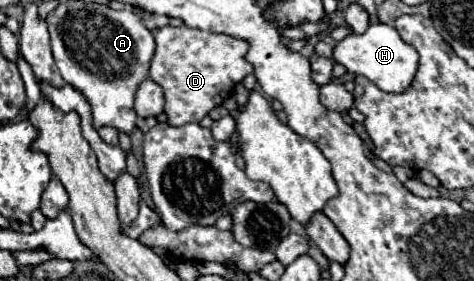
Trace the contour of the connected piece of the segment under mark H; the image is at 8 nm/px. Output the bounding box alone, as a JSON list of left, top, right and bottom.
[333,23,419,93]

